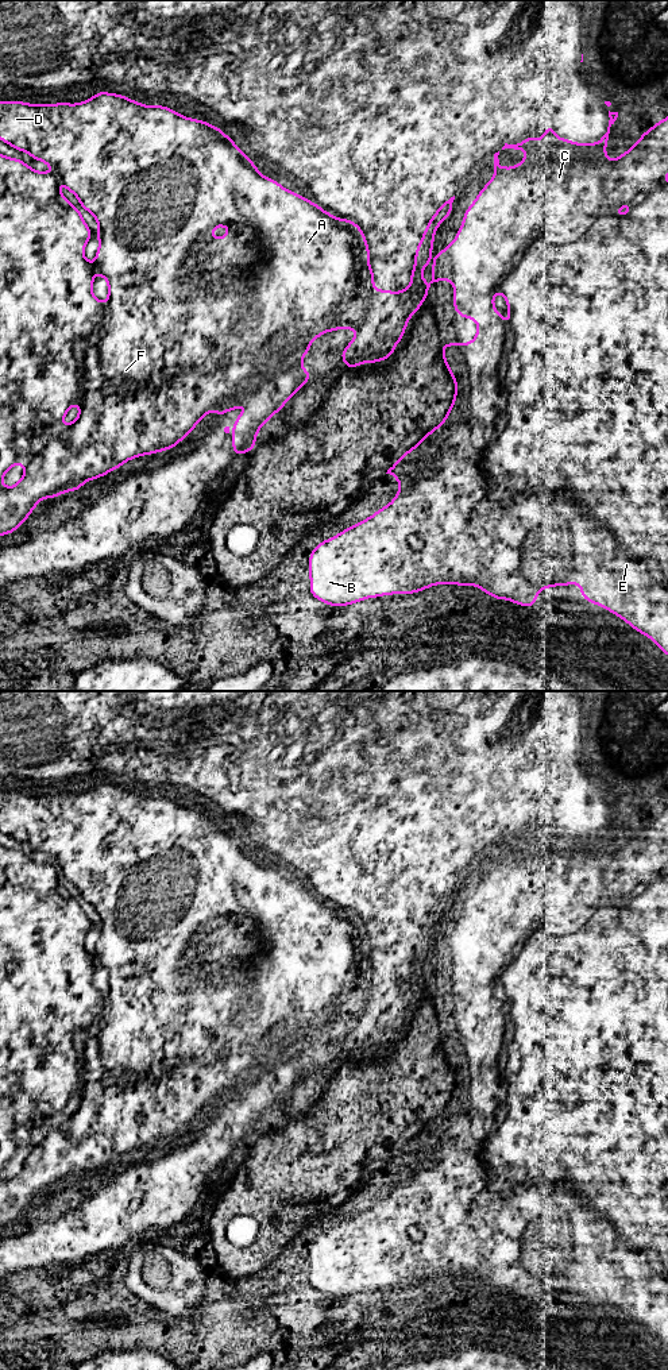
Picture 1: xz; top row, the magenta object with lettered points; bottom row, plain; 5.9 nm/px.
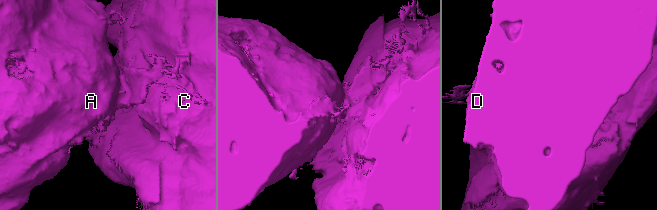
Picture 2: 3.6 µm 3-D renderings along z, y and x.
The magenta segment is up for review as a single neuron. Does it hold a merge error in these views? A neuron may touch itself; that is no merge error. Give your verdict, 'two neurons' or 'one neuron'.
two neurons

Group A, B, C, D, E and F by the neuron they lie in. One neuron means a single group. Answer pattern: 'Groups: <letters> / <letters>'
Groups: A D F / B C E

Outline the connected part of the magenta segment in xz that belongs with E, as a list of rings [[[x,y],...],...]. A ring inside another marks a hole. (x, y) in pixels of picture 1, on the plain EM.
[[[609,802],[609,809],[610,811],[609,811],[607,823],[596,834],[583,835],[579,833],[571,833],[569,830],[565,830],[565,829],[557,829],[553,825],[556,822],[555,817],[544,818],[544,822],[542,822],[544,827],[541,829],[540,834],[537,833],[534,826],[528,827],[526,830],[521,831],[517,835],[505,834],[502,841],[514,840],[520,842],[526,842],[528,848],[522,850],[517,857],[501,858],[499,850],[498,850],[499,842],[494,845],[494,868],[491,872],[489,872],[482,879],[482,881],[475,888],[472,895],[464,902],[463,914],[460,919],[457,921],[457,925],[453,933],[437,945],[436,952],[435,952],[435,958],[432,962],[432,972],[429,975],[425,975],[422,972],[421,969],[422,961],[428,956],[429,946],[430,946],[430,942],[435,934],[435,925],[439,921],[439,916],[451,908],[452,894],[455,891],[455,887],[451,888],[444,895],[439,896],[436,904],[429,910],[424,921],[424,925],[421,927],[421,931],[418,937],[416,938],[414,956],[410,962],[410,976],[406,980],[399,981],[397,984],[393,984],[390,980],[387,981],[382,980],[377,983],[374,979],[374,972],[372,972],[371,991],[368,995],[366,1008],[362,1016],[359,1018],[356,1027],[347,1035],[345,1038],[347,1046],[366,1049],[368,1054],[378,1054],[378,1053],[391,1049],[391,1046],[394,1045],[395,1037],[405,1027],[405,1020],[408,1018],[410,1008],[416,1003],[418,1003],[422,993],[428,991],[428,987],[429,987],[428,980],[430,979],[430,976],[439,972],[452,973],[453,985],[455,985],[453,995],[452,995],[453,1002],[464,1011],[474,1008],[476,1016],[479,1018],[479,1022],[475,1024],[475,1029],[471,1034],[443,1034],[441,1035],[443,1051],[445,1054],[448,1064],[452,1066],[453,1073],[455,1073],[455,1087],[453,1087],[452,1095],[444,1111],[437,1118],[430,1120],[418,1132],[417,1136],[409,1139],[387,1161],[386,1165],[393,1166],[399,1174],[399,1181],[393,1189],[393,1192],[389,1196],[383,1197],[382,1200],[377,1201],[371,1208],[367,1208],[363,1212],[347,1220],[343,1220],[339,1226],[335,1226],[333,1228],[329,1228],[328,1231],[320,1232],[313,1239],[313,1242],[309,1244],[309,1249],[308,1249],[309,1250],[308,1263],[310,1266],[309,1282],[314,1290],[318,1290],[323,1294],[331,1296],[332,1298],[343,1298],[343,1297],[362,1293],[363,1290],[367,1290],[367,1289],[379,1289],[383,1286],[393,1286],[393,1285],[417,1285],[436,1276],[456,1276],[456,1277],[472,1276],[495,1290],[499,1290],[499,1292],[507,1290],[518,1297],[534,1298],[537,1294],[537,1284],[540,1281],[551,1280],[555,1277],[571,1277],[574,1274],[579,1274],[580,1285],[584,1292],[591,1293],[592,1296],[598,1296],[609,1301],[614,1307],[622,1309],[636,1323],[645,1325],[648,1330],[650,1330],[656,1336],[660,1338],[663,1344],[668,1347],[668,875],[665,876],[660,875],[661,869],[665,865],[668,865],[668,807],[660,811],[659,814],[653,815],[648,822],[642,823],[640,830],[628,842],[625,842],[618,849],[611,850],[611,852],[606,849],[606,838],[607,838],[610,818],[617,811],[618,803]],[[640,884],[645,884],[646,885],[645,889],[640,895],[632,898],[630,902],[625,907],[618,907],[613,904],[617,899],[630,895],[633,888]],[[497,981],[499,981],[503,985],[507,1000],[510,1002],[509,1016],[511,1020],[513,1037],[509,1043],[505,1042],[506,1018],[503,1015],[503,1007],[498,1004],[494,999],[494,984]],[[503,1046],[506,1047],[506,1051],[507,1051],[507,1065],[506,1065],[505,1073],[502,1072],[499,1066],[499,1057],[502,1054]],[[528,1228],[530,1230],[530,1234],[529,1234],[529,1266],[526,1267],[522,1261],[522,1251],[524,1251],[524,1239],[525,1239]]]

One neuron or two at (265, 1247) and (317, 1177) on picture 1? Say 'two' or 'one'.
one

